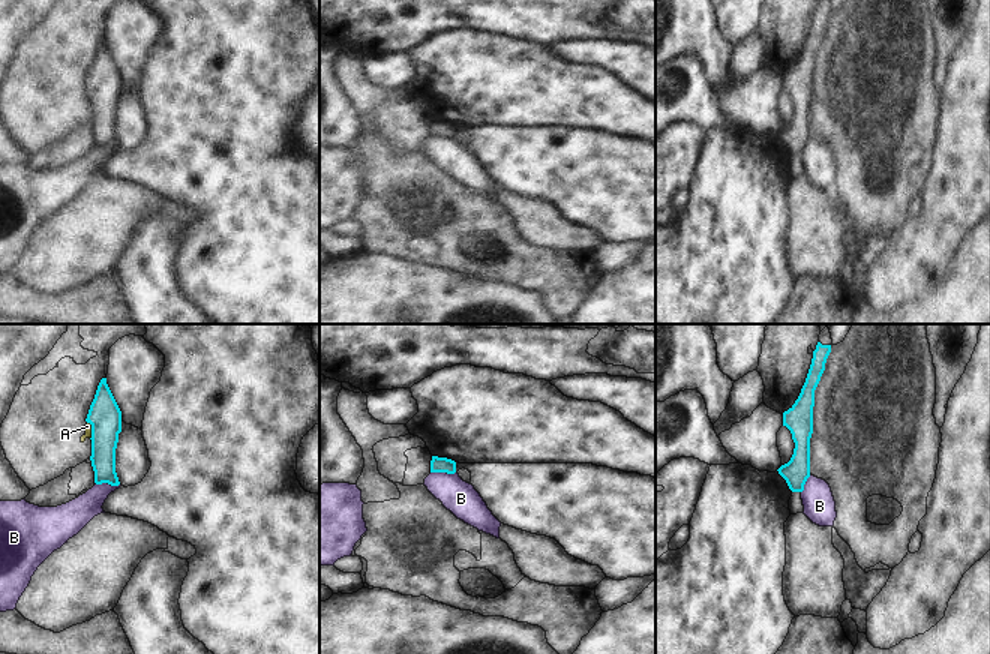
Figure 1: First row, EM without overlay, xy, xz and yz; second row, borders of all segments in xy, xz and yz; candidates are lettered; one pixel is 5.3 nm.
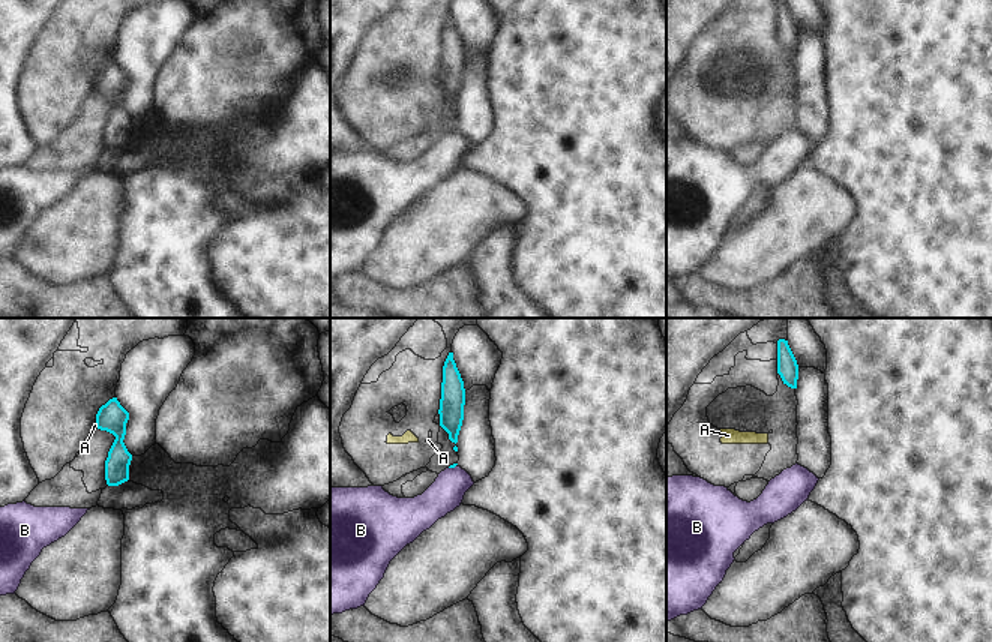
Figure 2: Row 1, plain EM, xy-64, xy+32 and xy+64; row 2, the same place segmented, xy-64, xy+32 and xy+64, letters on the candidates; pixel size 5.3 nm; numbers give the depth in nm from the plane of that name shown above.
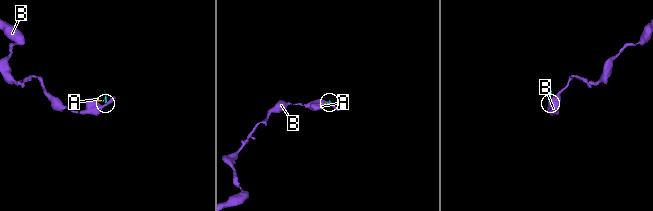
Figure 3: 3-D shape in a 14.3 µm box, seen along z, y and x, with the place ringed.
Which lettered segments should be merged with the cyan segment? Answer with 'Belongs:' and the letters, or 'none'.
Belongs: none

